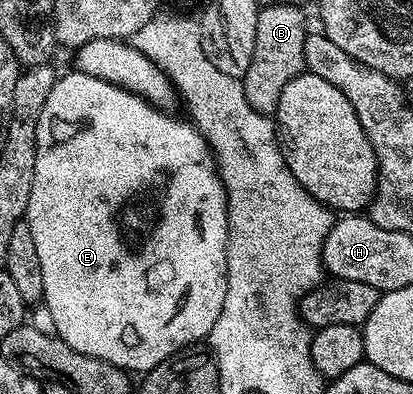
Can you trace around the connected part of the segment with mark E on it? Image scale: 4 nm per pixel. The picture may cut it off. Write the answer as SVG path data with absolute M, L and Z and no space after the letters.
M70 69L56 85L52 85L50 99L40 109L40 121L36 121L36 169L32 177L32 193L28 197L25 222L32 229L36 240L36 253L40 257L40 273L44 277L42 298L48 313L56 320L56 335L76 353L88 353L88 357L100 357L128 373L145 373L166 359L185 352L193 343L209 336L220 309L224 309L226 292L226 246L228 245L228 213L226 190L218 175L218 162L197 127L185 118L173 119L170 113L154 107L147 99L126 91L123 87L88 77L88 73Z

